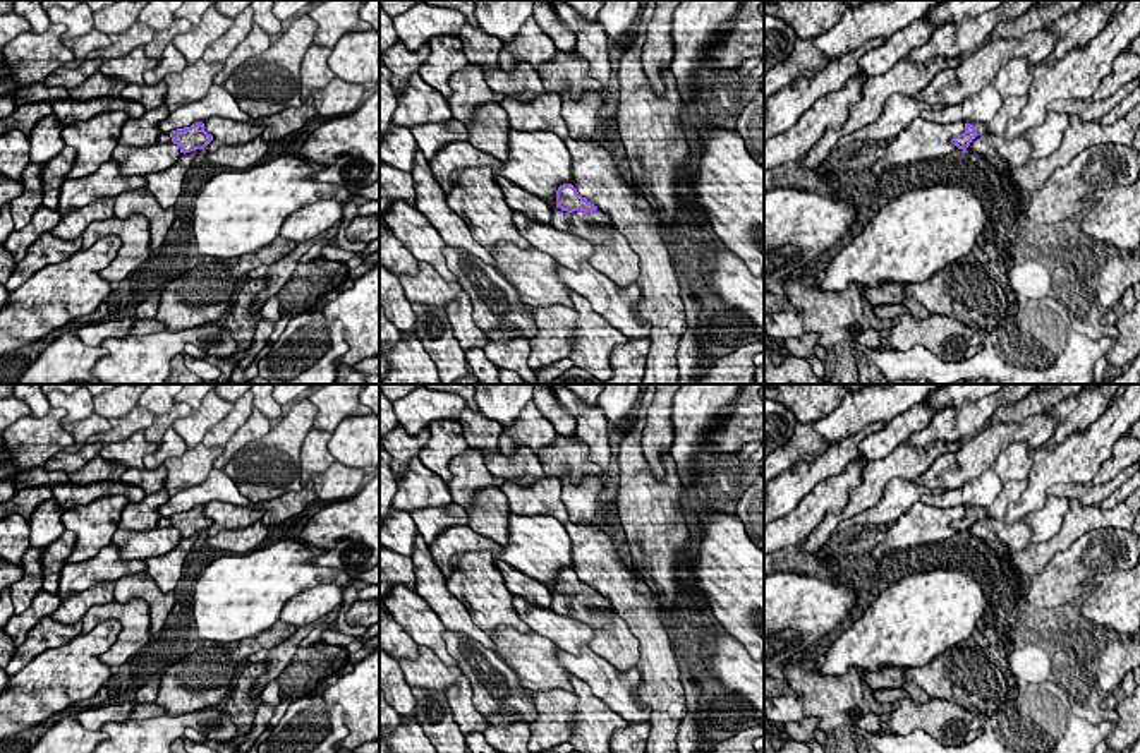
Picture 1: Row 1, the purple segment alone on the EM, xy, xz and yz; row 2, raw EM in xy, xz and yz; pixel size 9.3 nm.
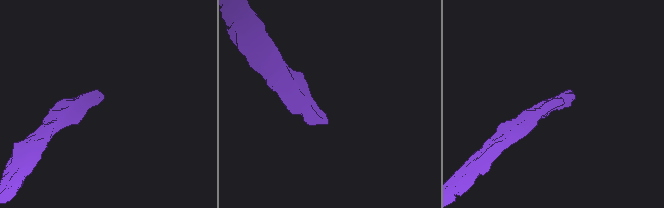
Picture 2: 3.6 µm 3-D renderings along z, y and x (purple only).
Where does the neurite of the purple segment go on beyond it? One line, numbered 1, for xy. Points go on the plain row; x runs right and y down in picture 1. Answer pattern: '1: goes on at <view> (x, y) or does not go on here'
1: does not go on here

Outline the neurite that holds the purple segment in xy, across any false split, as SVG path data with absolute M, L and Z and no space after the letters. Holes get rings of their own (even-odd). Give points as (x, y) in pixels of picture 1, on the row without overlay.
M197 506L191 511L177 513L170 516L172 527L180 532L180 537L191 537L196 533L204 533L213 520L204 515L204 508Z

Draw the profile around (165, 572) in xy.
M196 533L191 537L182 537L180 542L165 556L156 556L146 561L146 575L158 585L158 588L163 593L168 593L175 590L182 571L184 571L184 563L191 549L194 547L194 542L201 537L203 533Z

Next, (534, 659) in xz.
M498 626L491 640L525 690L573 693L570 672L560 664L560 648L551 640L534 631L520 633L512 626Z

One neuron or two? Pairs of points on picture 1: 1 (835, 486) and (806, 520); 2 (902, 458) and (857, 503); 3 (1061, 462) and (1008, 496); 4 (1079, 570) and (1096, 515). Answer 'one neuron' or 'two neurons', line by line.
1: one neuron
2: one neuron
3: two neurons
4: two neurons

